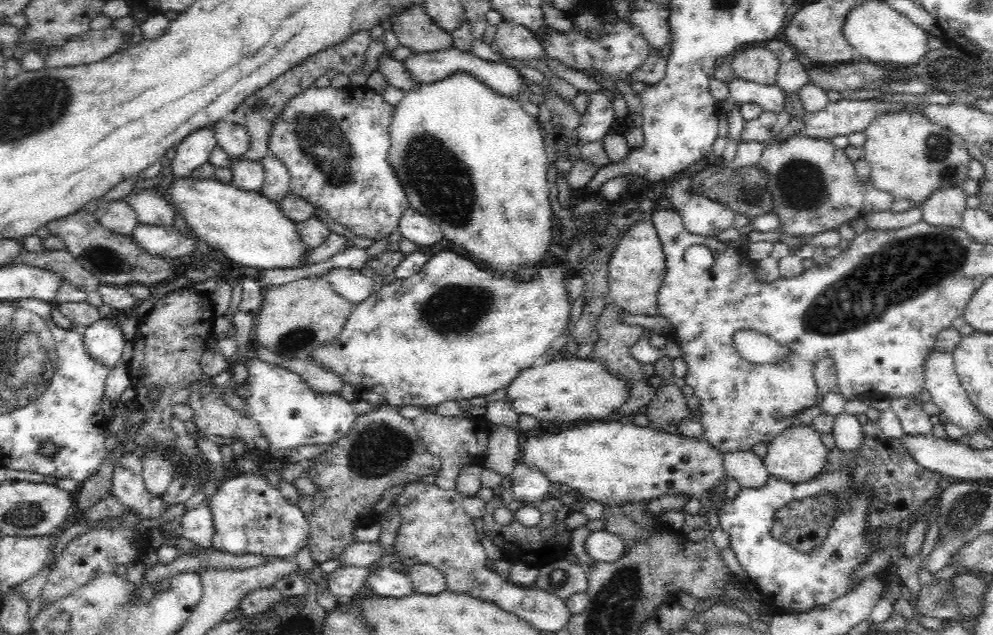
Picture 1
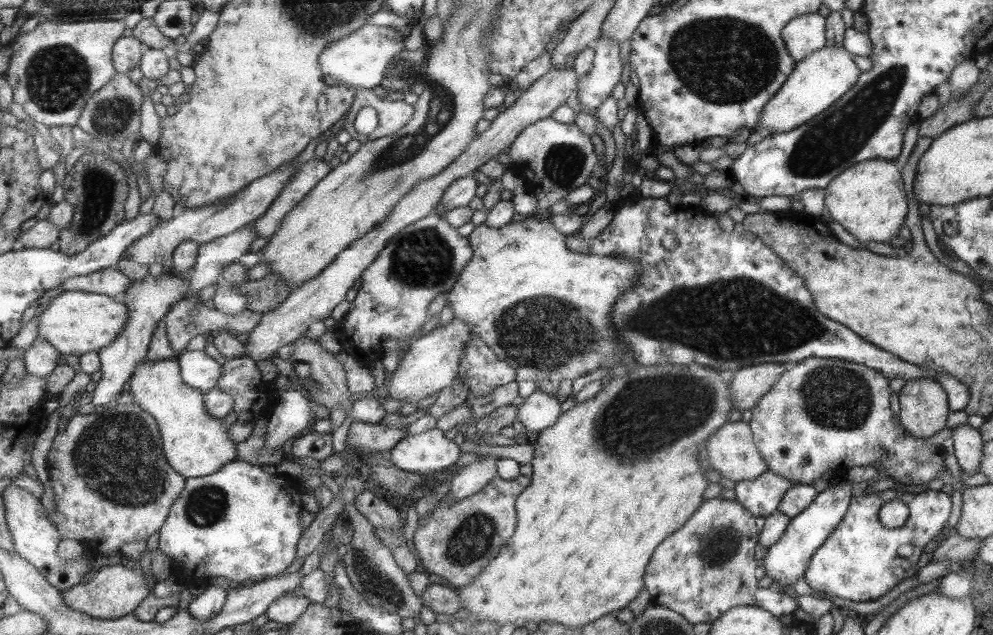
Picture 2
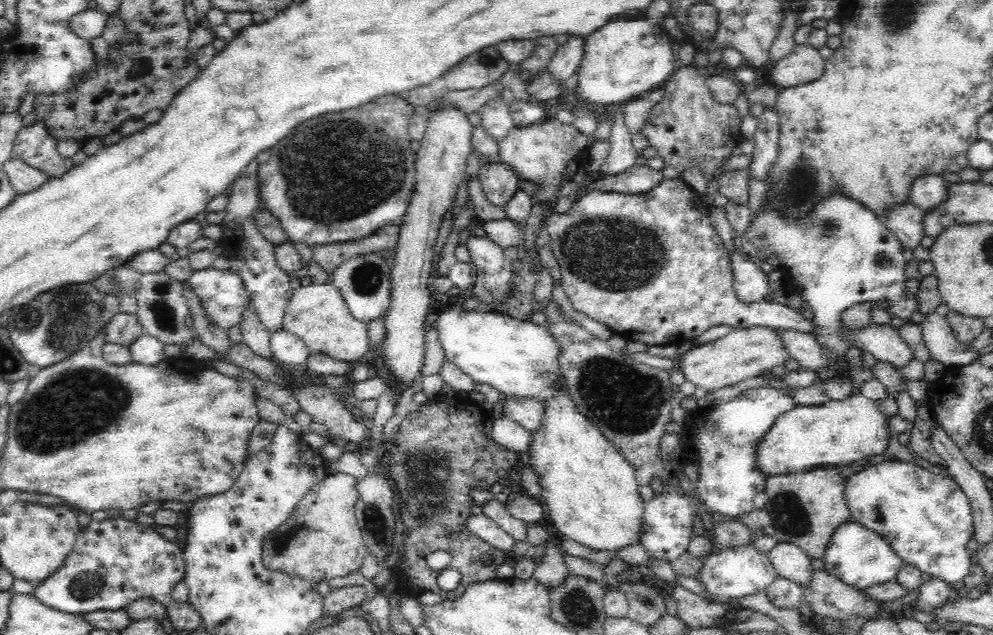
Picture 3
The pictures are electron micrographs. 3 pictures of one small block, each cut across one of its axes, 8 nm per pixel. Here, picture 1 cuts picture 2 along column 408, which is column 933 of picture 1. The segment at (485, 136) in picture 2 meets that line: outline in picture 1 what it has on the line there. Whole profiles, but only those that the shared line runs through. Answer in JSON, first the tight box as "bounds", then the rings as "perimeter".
{"bounds":[918,185,966,228],"perimeter":[[[954,185],[936,190],[924,204],[918,206],[922,212],[921,220],[941,228],[962,228],[966,197],[962,188]]]}

